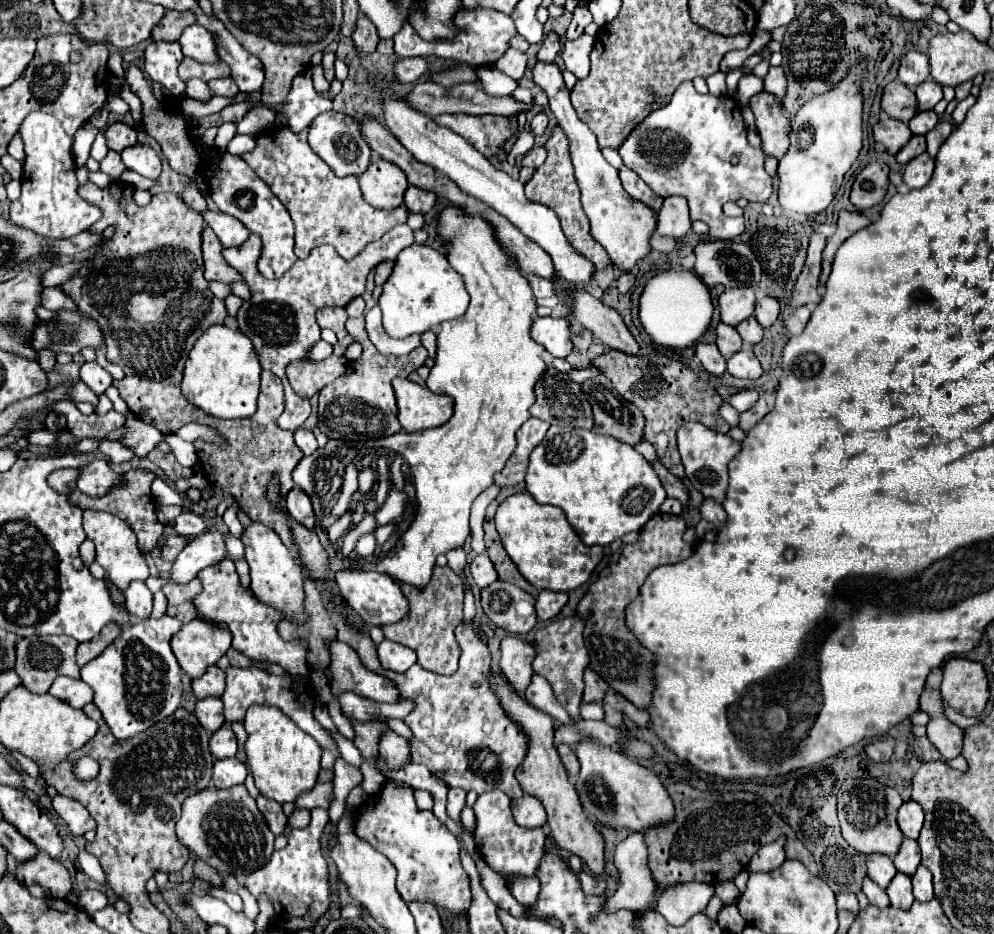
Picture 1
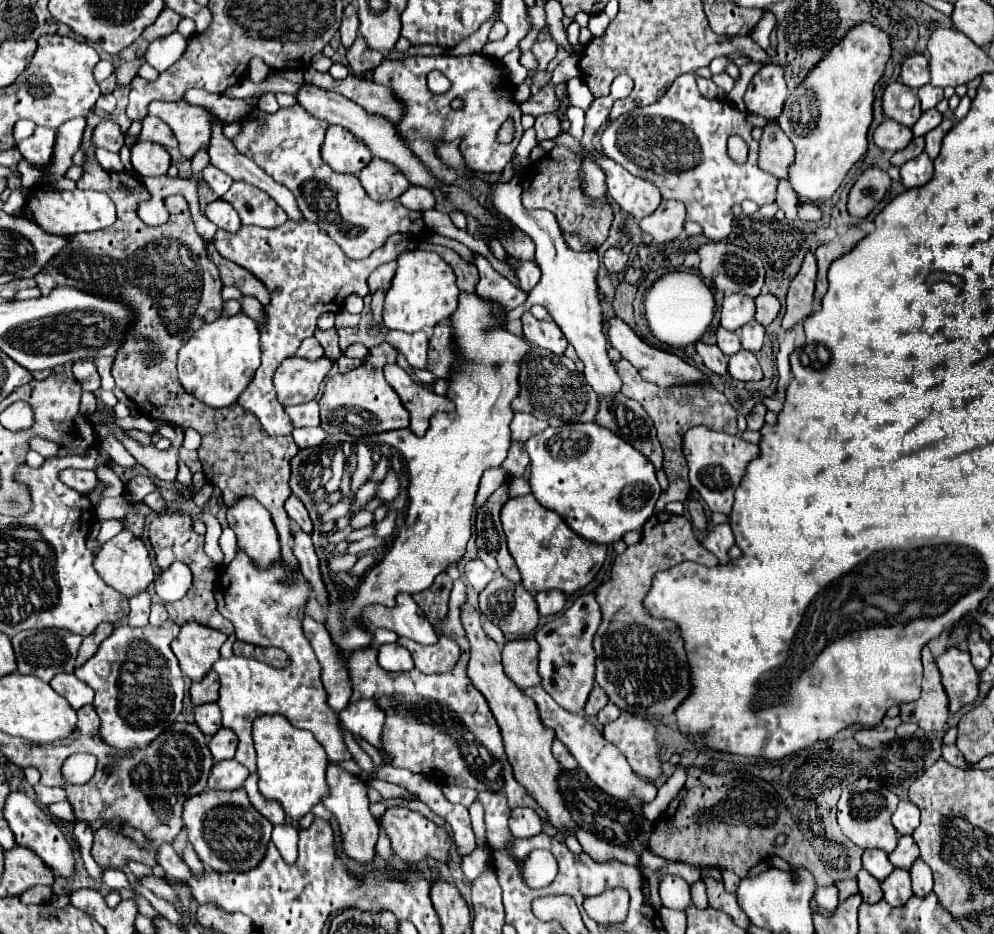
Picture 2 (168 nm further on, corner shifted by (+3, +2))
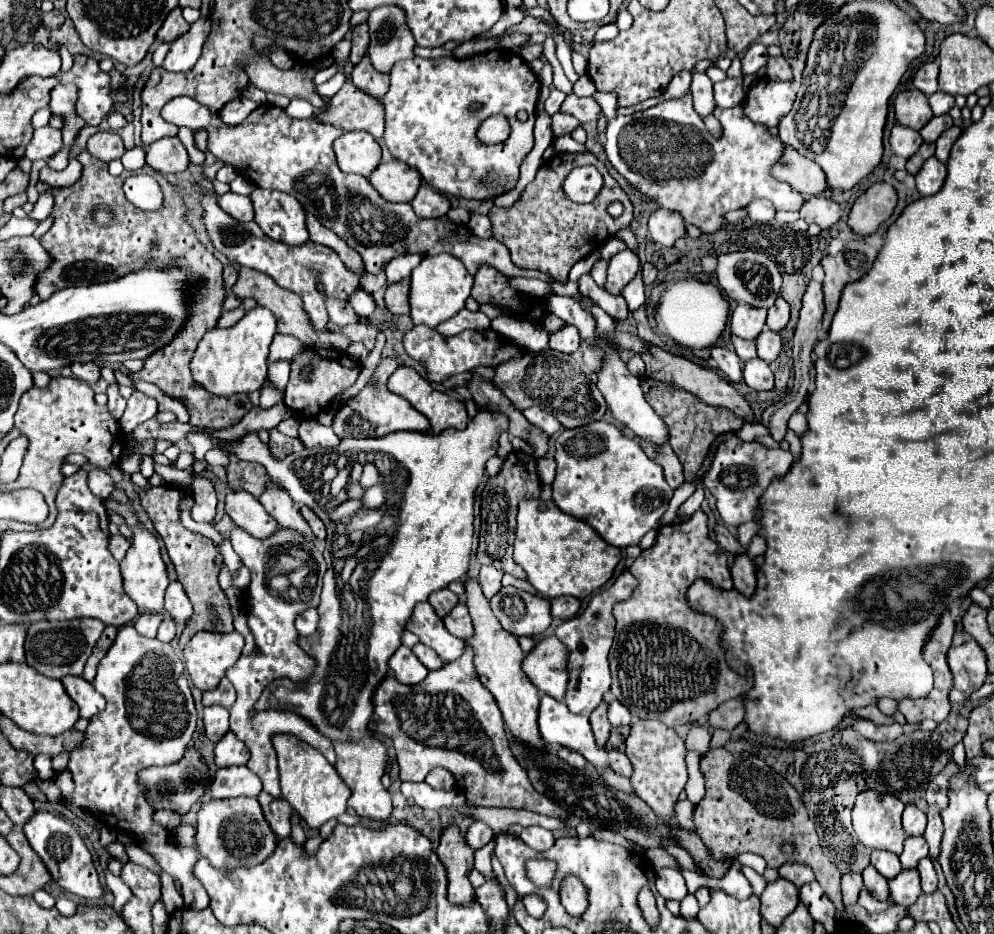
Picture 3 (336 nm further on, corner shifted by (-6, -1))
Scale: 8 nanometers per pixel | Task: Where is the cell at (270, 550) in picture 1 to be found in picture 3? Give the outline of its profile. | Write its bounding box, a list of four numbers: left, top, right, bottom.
[225,492,277,538]

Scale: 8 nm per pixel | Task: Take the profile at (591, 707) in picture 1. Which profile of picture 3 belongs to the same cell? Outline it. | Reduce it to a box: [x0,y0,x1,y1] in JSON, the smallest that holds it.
[609,698,631,726]

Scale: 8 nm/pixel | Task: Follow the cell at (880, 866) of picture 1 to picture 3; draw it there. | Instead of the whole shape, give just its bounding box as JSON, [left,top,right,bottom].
[871,850,903,880]

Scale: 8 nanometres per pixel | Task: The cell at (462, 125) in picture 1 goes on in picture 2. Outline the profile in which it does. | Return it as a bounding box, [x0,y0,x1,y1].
[372,55,524,183]

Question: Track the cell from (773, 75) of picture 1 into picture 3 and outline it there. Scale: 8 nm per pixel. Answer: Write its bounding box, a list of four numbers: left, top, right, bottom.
[743,78,795,128]

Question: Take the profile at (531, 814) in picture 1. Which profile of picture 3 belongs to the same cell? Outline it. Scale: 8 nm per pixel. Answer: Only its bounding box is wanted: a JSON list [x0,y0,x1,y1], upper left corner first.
[521,826,555,852]

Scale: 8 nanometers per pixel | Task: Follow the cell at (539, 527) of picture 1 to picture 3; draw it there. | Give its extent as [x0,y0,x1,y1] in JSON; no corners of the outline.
[515,500,619,618]

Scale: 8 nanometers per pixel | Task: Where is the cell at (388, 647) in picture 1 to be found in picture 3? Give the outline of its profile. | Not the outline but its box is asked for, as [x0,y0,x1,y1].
[389,646,429,684]

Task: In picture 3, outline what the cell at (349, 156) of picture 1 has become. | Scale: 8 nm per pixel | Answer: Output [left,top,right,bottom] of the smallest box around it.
[333,132,381,178]

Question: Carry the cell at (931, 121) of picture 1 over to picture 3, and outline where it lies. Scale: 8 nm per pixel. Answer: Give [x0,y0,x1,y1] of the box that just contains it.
[921,114,953,142]

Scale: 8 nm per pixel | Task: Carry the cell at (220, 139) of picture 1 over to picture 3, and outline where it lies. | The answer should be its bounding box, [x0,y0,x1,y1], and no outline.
[163,16,211,72]

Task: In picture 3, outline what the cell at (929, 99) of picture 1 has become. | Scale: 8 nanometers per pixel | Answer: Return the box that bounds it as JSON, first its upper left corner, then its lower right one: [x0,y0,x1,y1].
[929,92,955,116]

